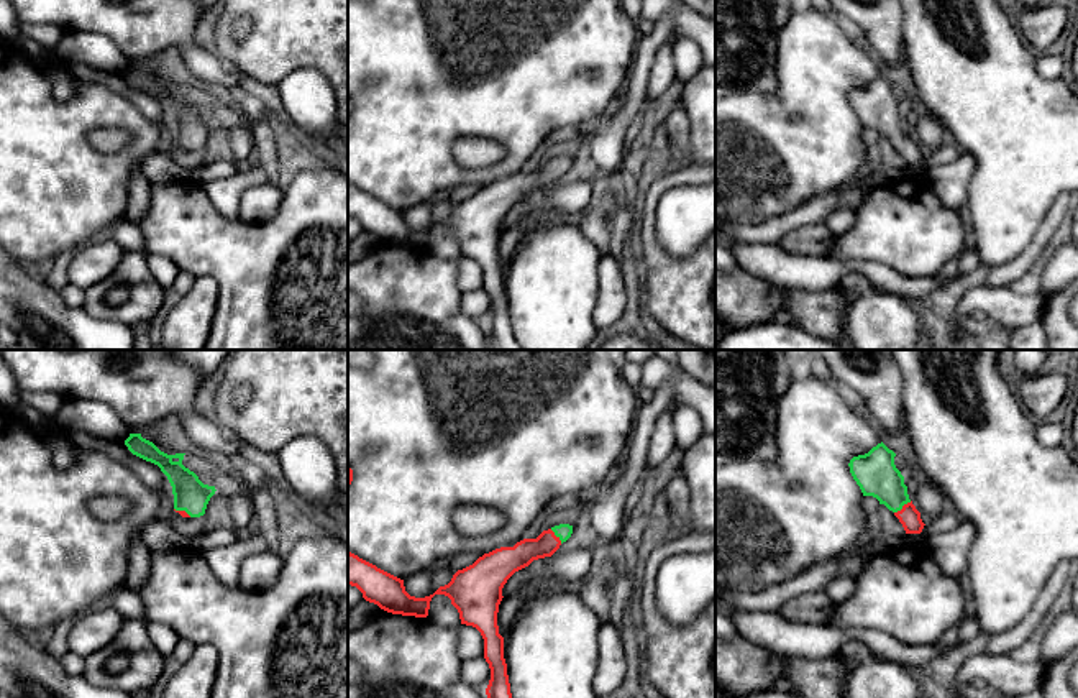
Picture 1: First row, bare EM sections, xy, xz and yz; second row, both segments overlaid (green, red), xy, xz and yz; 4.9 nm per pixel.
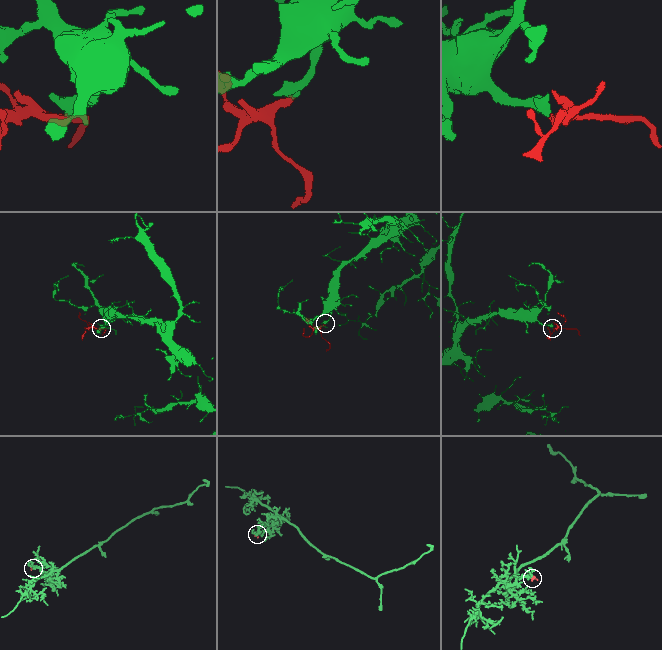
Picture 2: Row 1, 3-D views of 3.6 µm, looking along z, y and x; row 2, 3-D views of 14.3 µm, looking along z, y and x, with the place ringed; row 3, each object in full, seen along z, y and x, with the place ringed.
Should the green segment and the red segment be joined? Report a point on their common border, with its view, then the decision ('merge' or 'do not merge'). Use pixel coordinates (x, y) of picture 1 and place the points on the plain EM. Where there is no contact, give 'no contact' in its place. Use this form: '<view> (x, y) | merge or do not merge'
yz (903, 137) | merge

